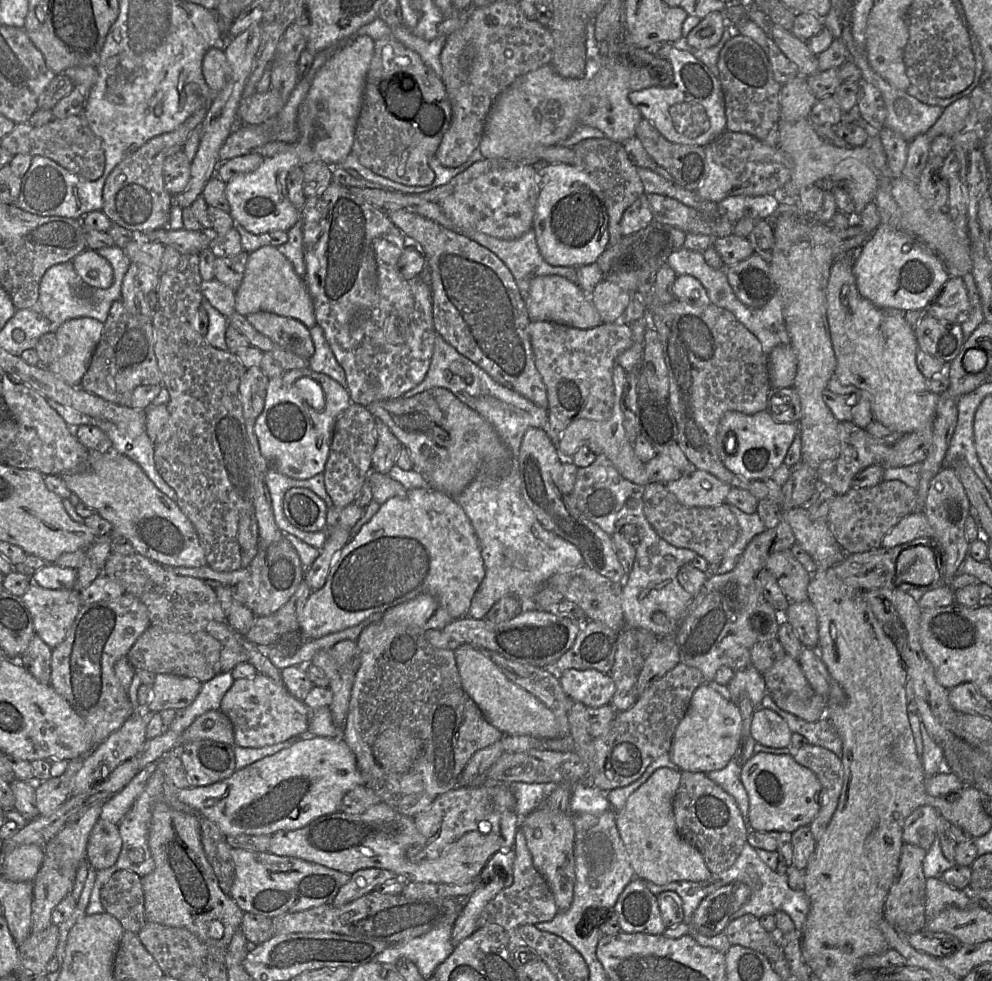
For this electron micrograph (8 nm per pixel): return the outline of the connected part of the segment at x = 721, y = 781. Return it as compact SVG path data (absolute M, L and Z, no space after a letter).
M732 758L724 768L710 771L707 776L735 799L749 831L751 829L748 820L749 799L740 779L740 770L741 766Z

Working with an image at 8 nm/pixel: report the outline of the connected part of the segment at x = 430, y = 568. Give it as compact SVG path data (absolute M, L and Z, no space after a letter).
M431 487L411 489L408 490L405 497L392 497L380 505L377 513L371 520L364 524L360 531L350 538L341 549L338 558L329 570L325 584L322 588L310 593L299 615L299 623L304 634L309 639L314 639L343 630L347 627L355 626L374 613L385 612L387 609L405 603L421 594L430 594L435 597L440 606L444 608L453 619L457 619L468 615L472 598L484 577L485 567L478 538L461 505L454 497Z

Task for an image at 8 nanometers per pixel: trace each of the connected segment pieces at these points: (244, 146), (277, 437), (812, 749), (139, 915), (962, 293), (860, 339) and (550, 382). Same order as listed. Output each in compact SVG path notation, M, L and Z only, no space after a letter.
M307 73L302 79L297 81L284 108L277 116L260 124L245 124L240 126L239 128L235 128L220 148L219 160L221 162L224 162L236 156L255 153L255 150L258 147L271 142L284 141L290 144L296 142L299 137L299 130L296 122L298 108L301 102L304 100L311 85L311 82L307 81L306 75Z
M310 368L285 371L269 379L264 407L254 426L261 455L290 478L307 479L323 473L335 422L351 403L346 388Z
M810 743L804 744L799 749L791 748L791 750L791 755L797 763L812 770L821 784L819 810L809 824L815 841L818 841L838 805L843 786L842 762L832 751Z
M129 869L116 871L109 878L101 890L101 902L125 931L138 934L147 923L142 878Z
M950 276L925 313L936 319L962 324L971 313L971 303L961 276Z
M854 257L836 259L830 269L826 313L836 358L835 376L842 385L852 385L868 393L873 421L905 435L932 427L939 395L926 387L927 379L916 364L918 345L903 312L880 308L858 291L853 274Z
M531 320L528 332L535 365L547 388L547 434L552 443L557 446L561 435L574 420L609 419L614 405L613 368L617 357L633 344L631 326L612 322L579 329L552 321Z

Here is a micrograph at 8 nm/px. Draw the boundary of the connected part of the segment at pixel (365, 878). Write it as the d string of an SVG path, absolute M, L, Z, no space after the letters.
M363 868L351 875L331 901L331 904L339 907L352 902L361 896L374 891L378 884L388 880L399 879L398 876L382 868Z

